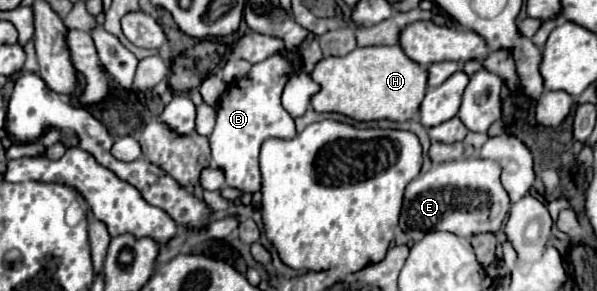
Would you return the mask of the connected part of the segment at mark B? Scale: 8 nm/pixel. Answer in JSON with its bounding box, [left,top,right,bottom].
[209,55,297,193]

